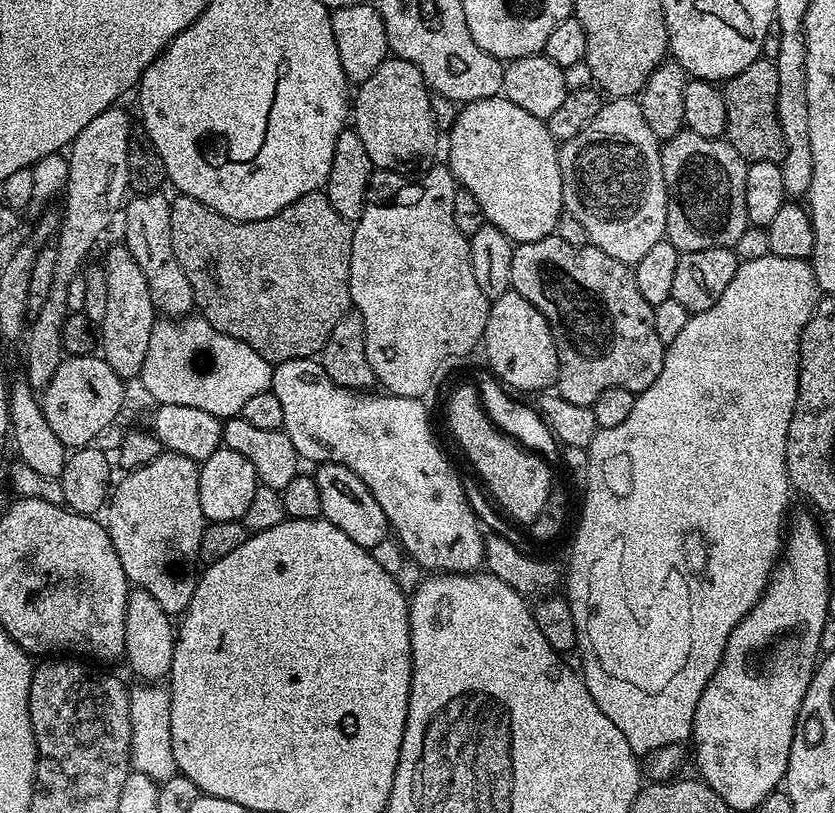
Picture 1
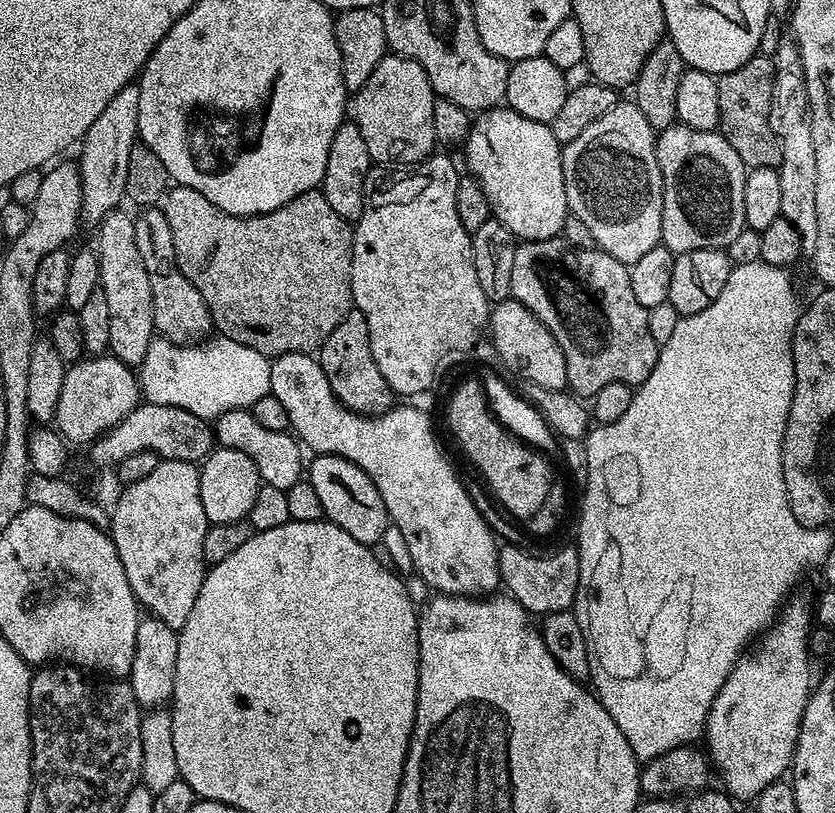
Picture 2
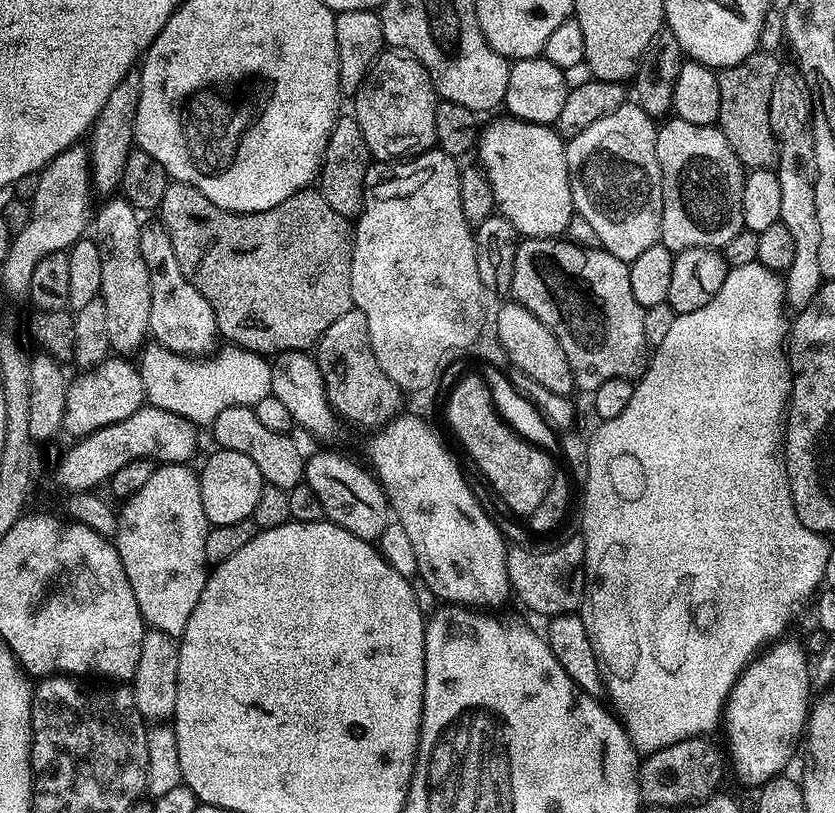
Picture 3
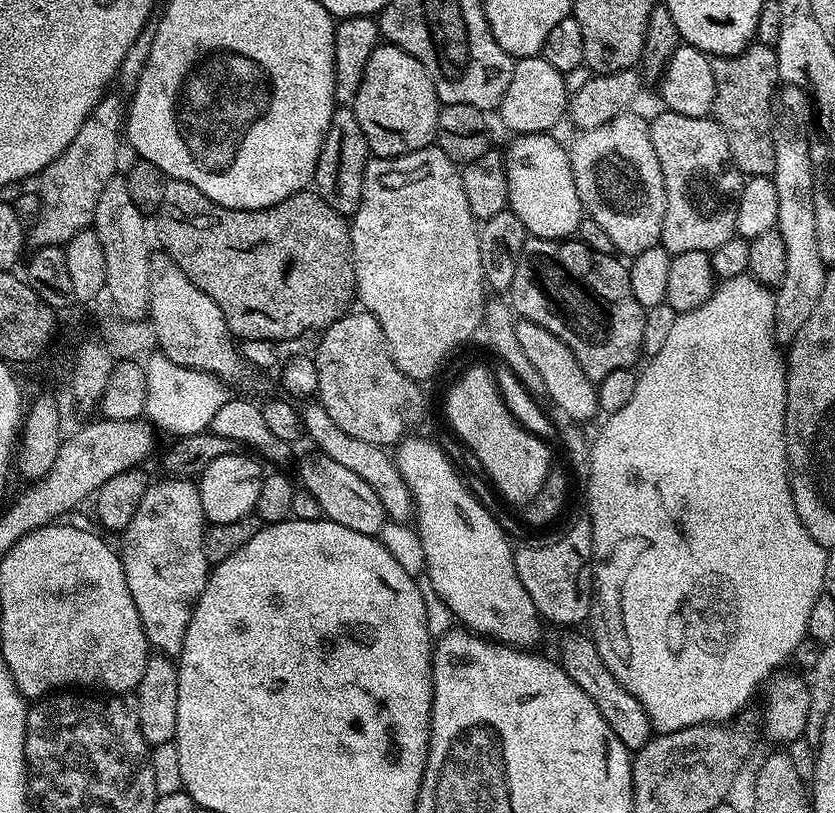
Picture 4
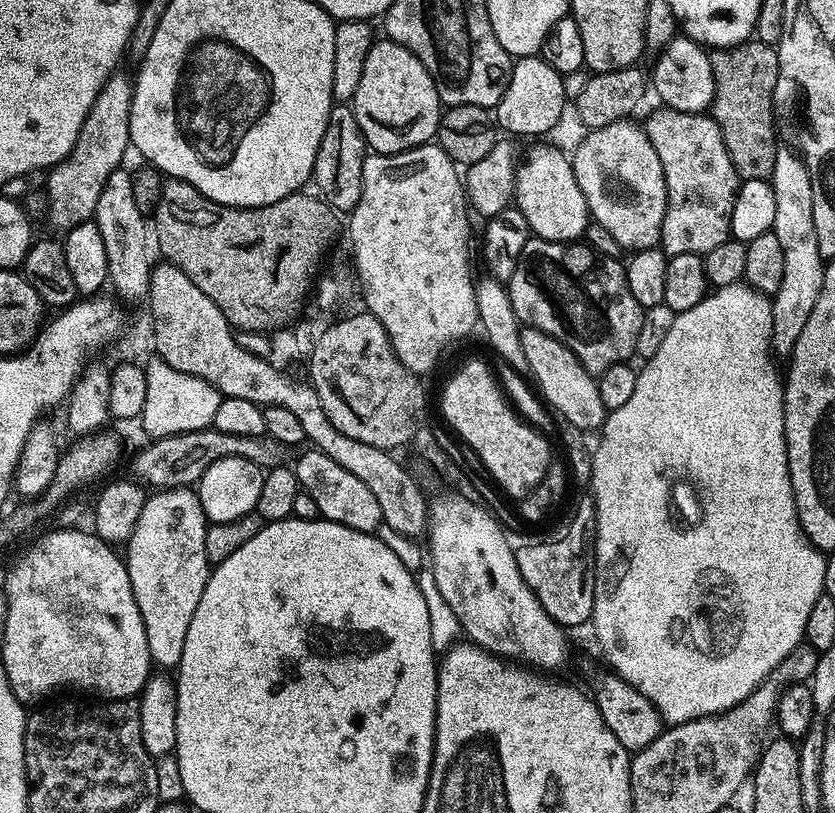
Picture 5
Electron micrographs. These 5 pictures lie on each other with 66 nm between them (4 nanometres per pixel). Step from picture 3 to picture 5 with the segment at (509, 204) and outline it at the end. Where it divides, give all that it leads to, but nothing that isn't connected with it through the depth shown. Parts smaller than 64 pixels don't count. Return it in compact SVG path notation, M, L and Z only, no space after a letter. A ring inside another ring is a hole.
M556 148L536 150L525 164L523 161L519 165L514 204L526 218L533 237L567 244L579 241L587 233L590 217L586 198L582 190L578 190L578 178L574 178L571 159Z

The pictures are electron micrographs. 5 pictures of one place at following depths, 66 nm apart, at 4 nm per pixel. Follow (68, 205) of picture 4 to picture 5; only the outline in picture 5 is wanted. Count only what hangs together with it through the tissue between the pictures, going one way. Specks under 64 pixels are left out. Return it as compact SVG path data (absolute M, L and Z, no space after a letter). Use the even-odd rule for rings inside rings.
M120 75L110 77L106 86L102 86L98 98L94 98L94 106L90 106L90 114L86 114L86 122L82 122L82 130L71 155L47 173L50 216L51 219L61 220L64 226L81 224L95 217L98 198L102 194L102 186L106 186L106 178L110 178L112 171L125 163L124 155L130 152L128 135L134 84L129 77L127 80Z

